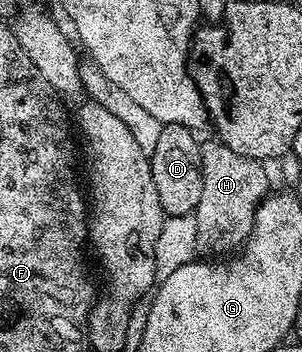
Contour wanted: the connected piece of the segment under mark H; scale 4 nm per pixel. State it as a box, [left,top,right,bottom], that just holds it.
[192,142,271,258]

